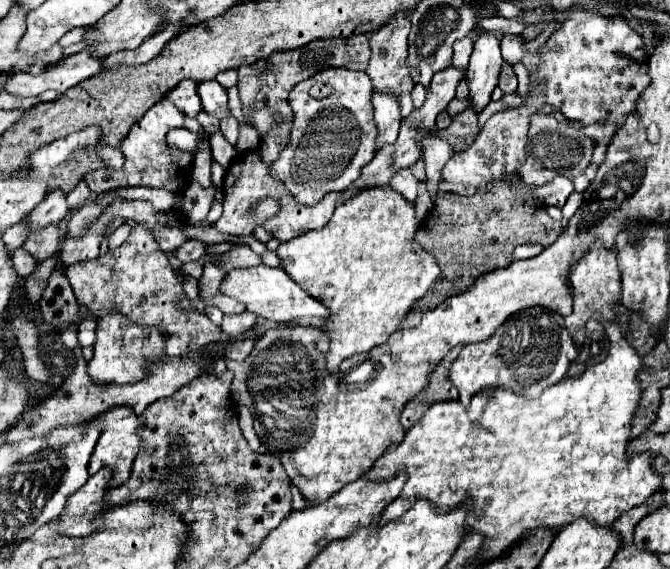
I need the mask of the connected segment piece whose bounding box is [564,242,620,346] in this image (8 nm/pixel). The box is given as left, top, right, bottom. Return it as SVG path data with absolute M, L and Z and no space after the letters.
M596 242L590 246L590 250L574 264L570 272L572 282L572 296L574 296L574 310L570 316L566 316L566 330L574 338L578 346L584 342L584 324L590 318L590 308L604 308L606 304L614 304L614 300L620 300L620 270L616 262L616 248L606 248L604 244Z

